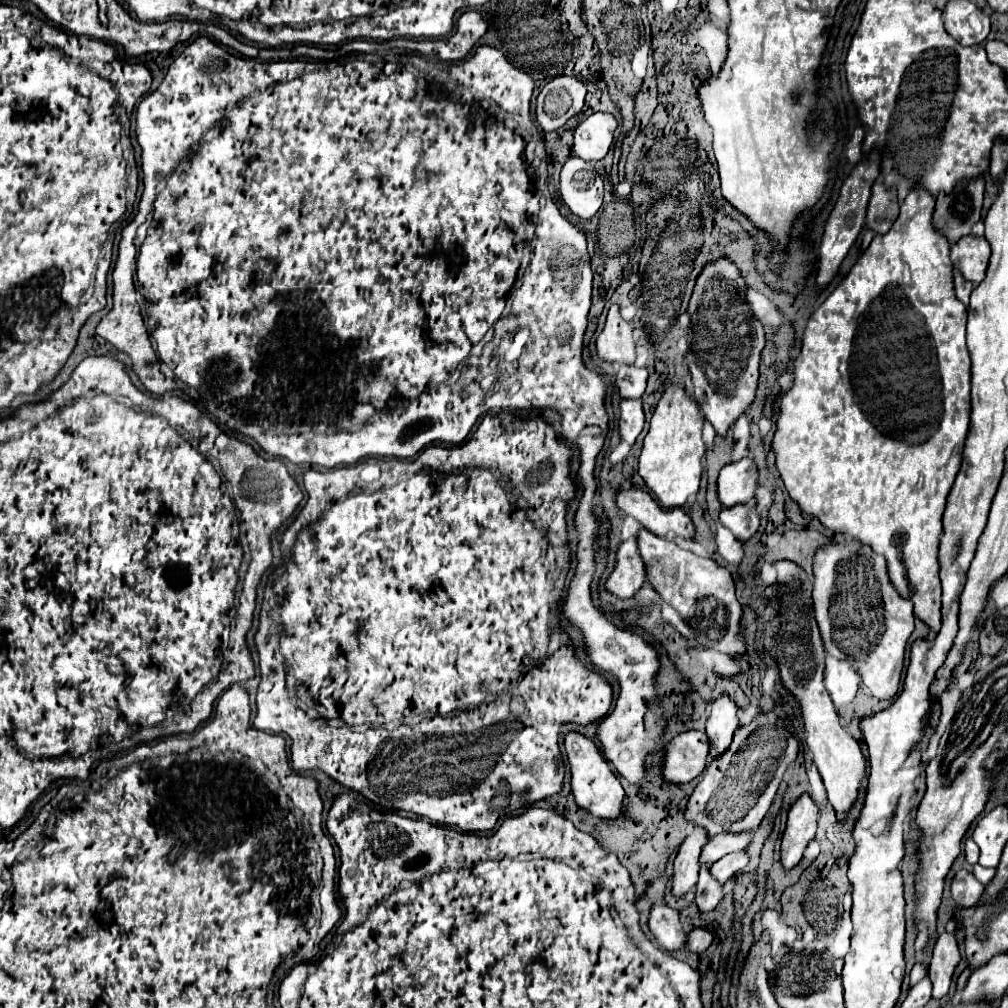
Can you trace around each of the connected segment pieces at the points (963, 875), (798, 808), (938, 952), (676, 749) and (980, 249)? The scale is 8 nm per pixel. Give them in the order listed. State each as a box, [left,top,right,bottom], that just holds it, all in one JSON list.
[[951,870,985,908],[781,794,817,868],[929,932,961,1000],[663,730,711,784],[951,236,989,284]]

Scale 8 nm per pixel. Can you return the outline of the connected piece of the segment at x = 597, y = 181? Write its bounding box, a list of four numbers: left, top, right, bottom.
[561,156,605,218]

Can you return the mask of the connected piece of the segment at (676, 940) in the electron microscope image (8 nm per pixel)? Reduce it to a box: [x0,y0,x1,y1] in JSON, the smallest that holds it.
[649,902,687,952]

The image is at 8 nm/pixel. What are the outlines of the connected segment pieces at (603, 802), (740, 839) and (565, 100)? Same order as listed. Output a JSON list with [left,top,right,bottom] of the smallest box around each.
[[565,732,625,820],[701,830,753,862],[537,76,587,132]]

